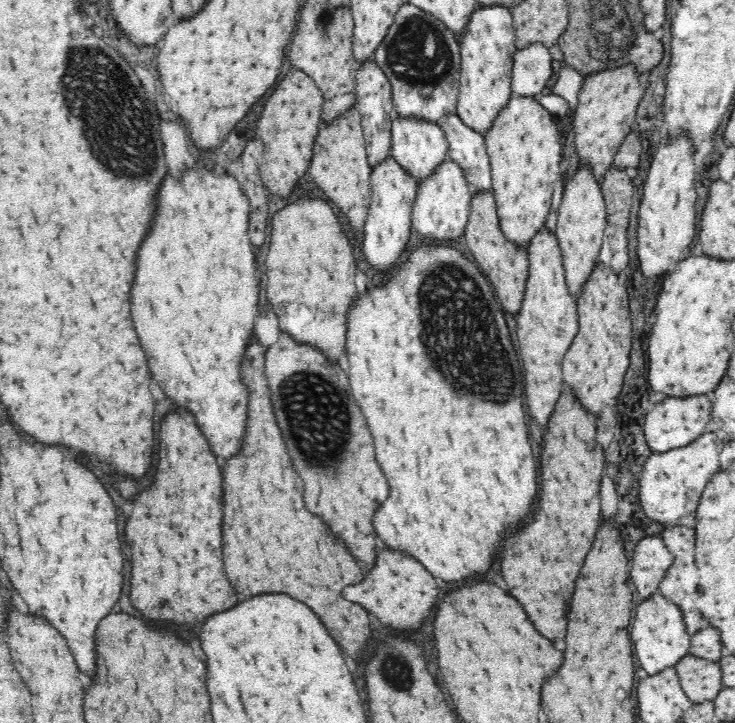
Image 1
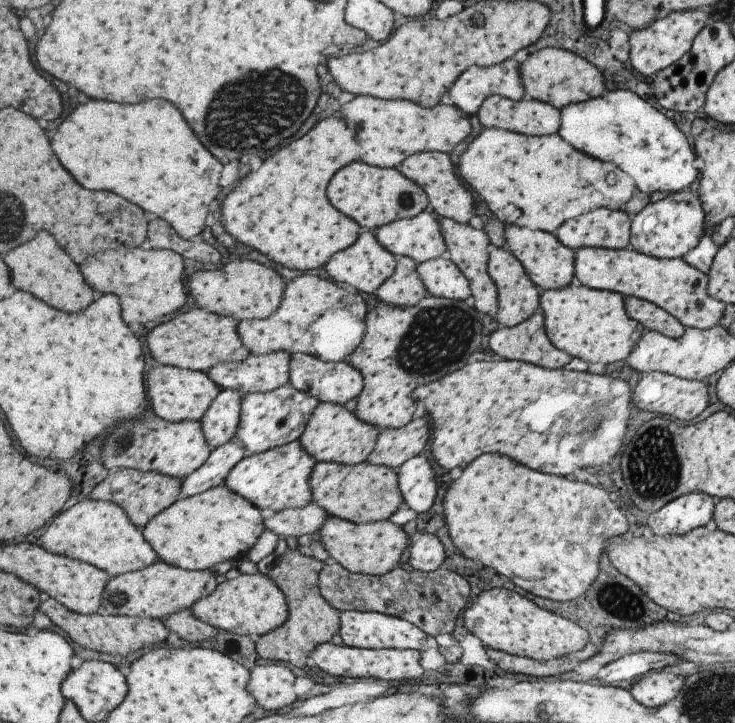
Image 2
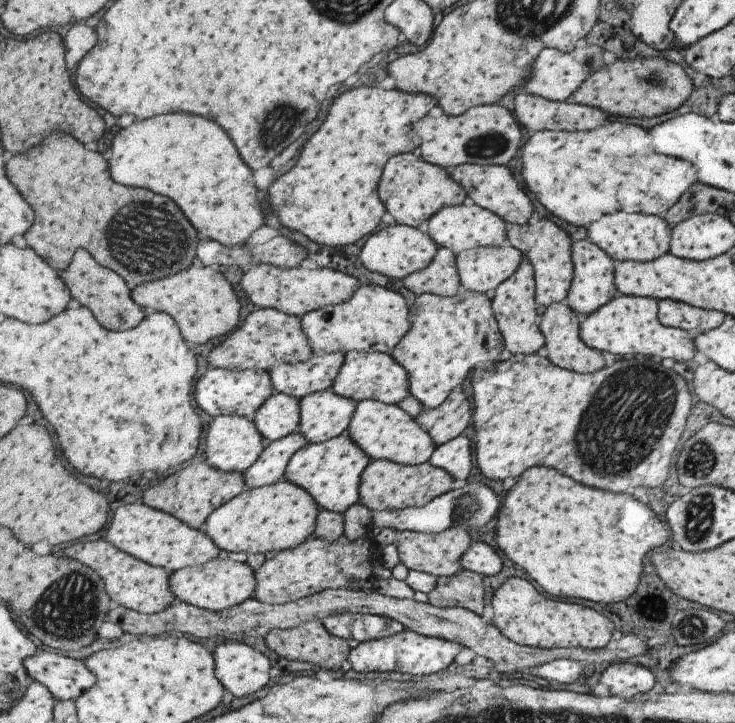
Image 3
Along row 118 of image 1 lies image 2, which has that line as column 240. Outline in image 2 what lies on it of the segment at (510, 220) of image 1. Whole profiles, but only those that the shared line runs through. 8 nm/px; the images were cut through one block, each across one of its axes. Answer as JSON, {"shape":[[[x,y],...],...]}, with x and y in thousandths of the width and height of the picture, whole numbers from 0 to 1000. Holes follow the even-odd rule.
{"shape":[[[303,668],[273,683],[244,690],[195,733],[216,763],[218,775],[259,790],[280,790],[298,777],[317,777],[336,768],[362,734],[362,719],[341,692]]]}

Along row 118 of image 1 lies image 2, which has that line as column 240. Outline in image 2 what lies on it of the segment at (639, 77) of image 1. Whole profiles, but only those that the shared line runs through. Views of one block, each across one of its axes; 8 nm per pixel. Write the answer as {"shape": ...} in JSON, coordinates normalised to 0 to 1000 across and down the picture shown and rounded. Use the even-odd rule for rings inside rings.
{"shape":[[[329,793],[321,801],[302,805],[284,824],[269,830],[261,845],[294,870],[327,878],[362,878],[392,859],[393,830],[386,816],[363,794]]]}

